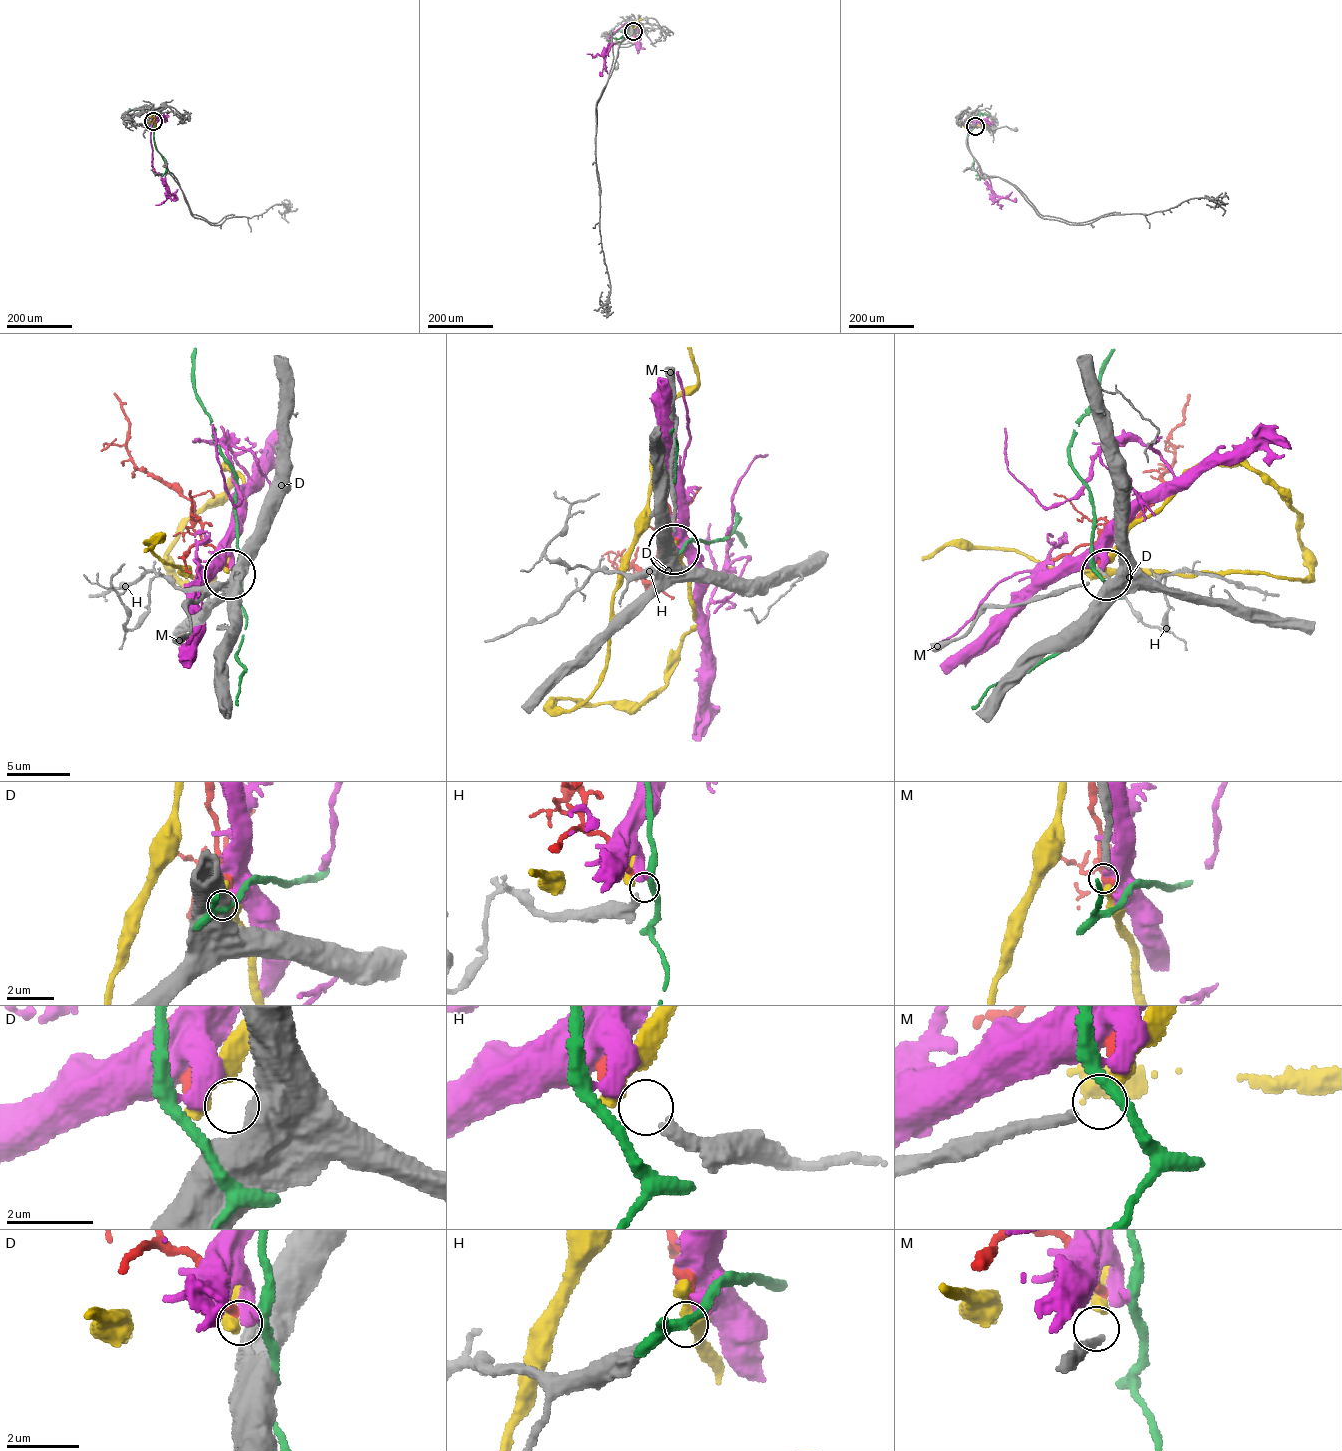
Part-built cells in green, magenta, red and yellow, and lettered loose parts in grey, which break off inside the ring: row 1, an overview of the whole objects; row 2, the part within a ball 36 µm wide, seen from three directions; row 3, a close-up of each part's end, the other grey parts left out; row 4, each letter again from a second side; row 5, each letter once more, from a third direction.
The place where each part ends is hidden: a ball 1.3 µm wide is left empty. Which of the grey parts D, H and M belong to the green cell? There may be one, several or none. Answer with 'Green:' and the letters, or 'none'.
Green: none

